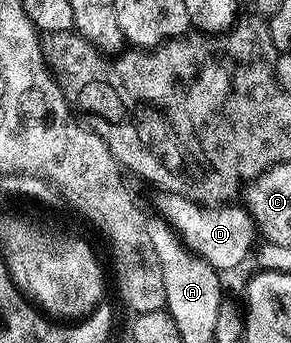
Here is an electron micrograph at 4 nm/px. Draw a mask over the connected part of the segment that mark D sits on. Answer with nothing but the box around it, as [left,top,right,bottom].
[158,193,256,273]

